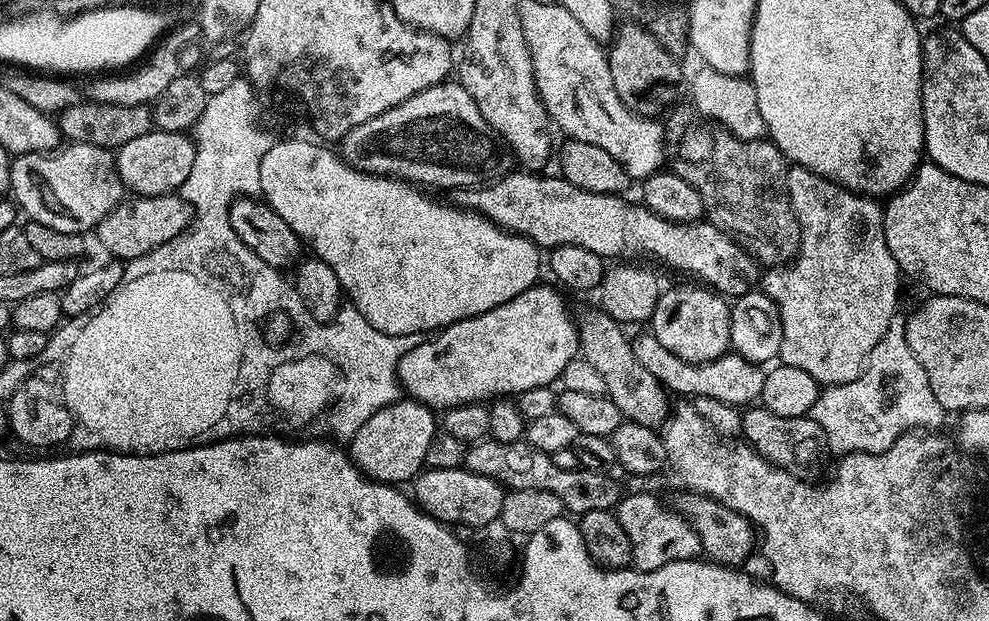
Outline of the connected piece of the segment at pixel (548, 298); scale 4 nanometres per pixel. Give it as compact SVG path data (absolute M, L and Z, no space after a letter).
M536 284L533 288L528 286L521 287L518 295L510 298L510 302L502 302L502 306L494 306L494 310L486 310L477 316L471 316L465 320L459 320L453 324L439 329L435 334L429 335L427 338L421 339L412 347L405 356L398 362L397 376L400 378L400 387L411 399L419 401L420 404L426 404L433 410L447 410L458 406L459 404L468 404L475 402L488 402L493 398L508 398L513 394L519 394L530 390L534 386L552 386L557 382L556 379L563 374L568 368L568 363L580 352L580 330L577 321L572 320L572 316L568 313L568 308L564 305L564 300L551 288L548 284Z

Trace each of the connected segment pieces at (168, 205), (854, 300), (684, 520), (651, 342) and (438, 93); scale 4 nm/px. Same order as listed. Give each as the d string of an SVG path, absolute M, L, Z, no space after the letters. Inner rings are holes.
M167 192L161 196L136 196L125 199L117 208L110 210L110 214L106 214L106 218L96 225L94 236L112 255L109 257L120 262L136 262L140 257L158 250L158 246L188 231L193 219L192 206L183 195Z
M799 166L789 167L788 193L800 224L800 245L791 262L769 267L762 276L762 290L775 301L782 318L779 363L806 370L817 384L845 384L864 367L864 361L882 334L894 323L902 273L884 237L884 210L879 199L851 192Z
M628 492L614 509L622 528L630 537L632 564L641 572L658 570L670 562L695 560L702 552L700 535L696 533L692 521L673 505L671 508L659 499L661 497L653 493Z
M651 331L631 337L634 356L650 374L654 374L667 391L680 392L690 396L704 396L722 401L732 407L745 407L755 403L761 394L764 385L765 371L757 364L752 363L742 355L727 352L706 363L692 363L674 354L668 347L663 346Z
M459 82L430 86L406 98L406 102L378 114L376 118L370 118L368 122L354 126L344 135L344 139L339 141L338 151L349 164L363 169L364 172L374 172L379 176L394 176L398 180L419 182L421 185L433 184L436 188L449 188L449 190L479 186L507 173L514 164L511 151L496 135L490 122L486 122L474 98L466 94L466 90Z

